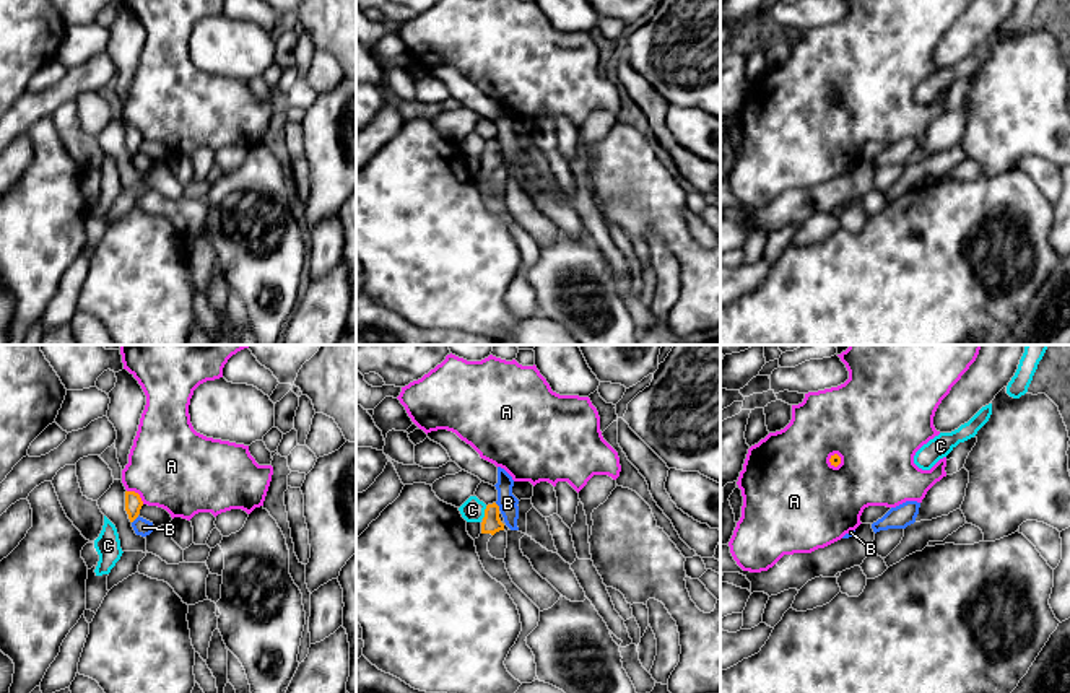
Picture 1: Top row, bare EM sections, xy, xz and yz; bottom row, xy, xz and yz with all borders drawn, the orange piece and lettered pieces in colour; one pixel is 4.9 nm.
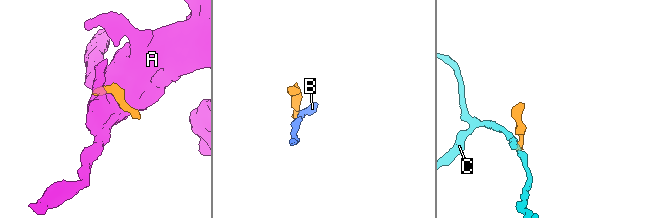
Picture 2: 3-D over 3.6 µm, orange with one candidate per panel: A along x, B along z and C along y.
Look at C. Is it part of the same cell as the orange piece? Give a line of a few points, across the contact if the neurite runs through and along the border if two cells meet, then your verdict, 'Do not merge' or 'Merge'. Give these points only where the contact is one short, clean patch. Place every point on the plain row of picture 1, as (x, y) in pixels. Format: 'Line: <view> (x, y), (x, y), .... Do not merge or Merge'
Line: xz (487, 142), (482, 153). Do not merge

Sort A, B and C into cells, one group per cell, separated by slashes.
A / B / C

